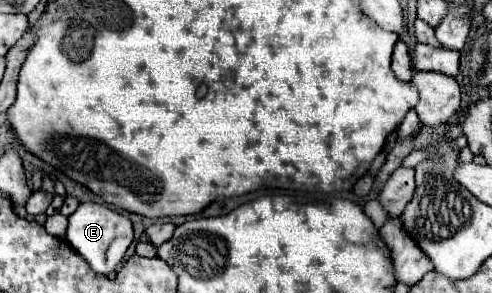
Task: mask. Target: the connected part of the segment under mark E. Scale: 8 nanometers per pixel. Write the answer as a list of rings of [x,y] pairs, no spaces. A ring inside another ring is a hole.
[[[81,203],[77,211],[69,217],[69,227],[65,233],[67,243],[89,263],[89,267],[97,275],[109,275],[117,263],[121,263],[127,247],[133,241],[133,227],[131,221],[101,203]],[[113,245],[113,257],[107,257],[107,249]]]

